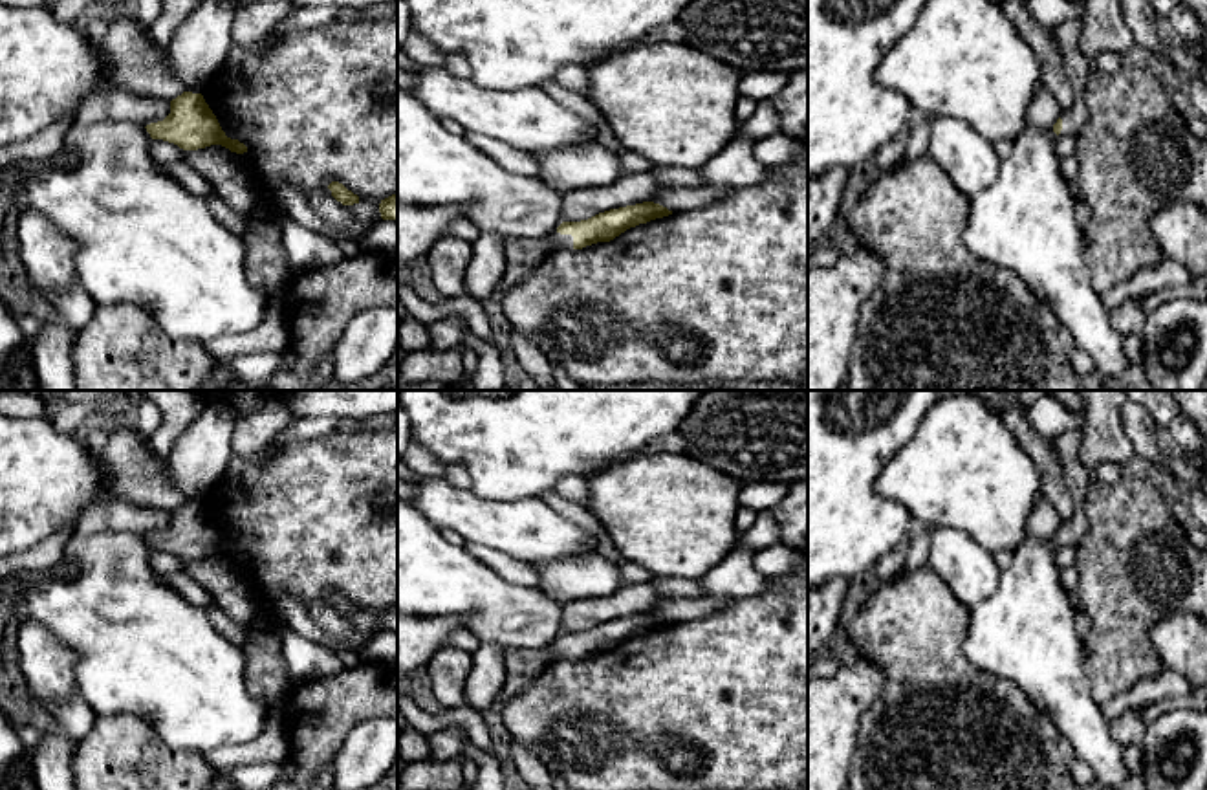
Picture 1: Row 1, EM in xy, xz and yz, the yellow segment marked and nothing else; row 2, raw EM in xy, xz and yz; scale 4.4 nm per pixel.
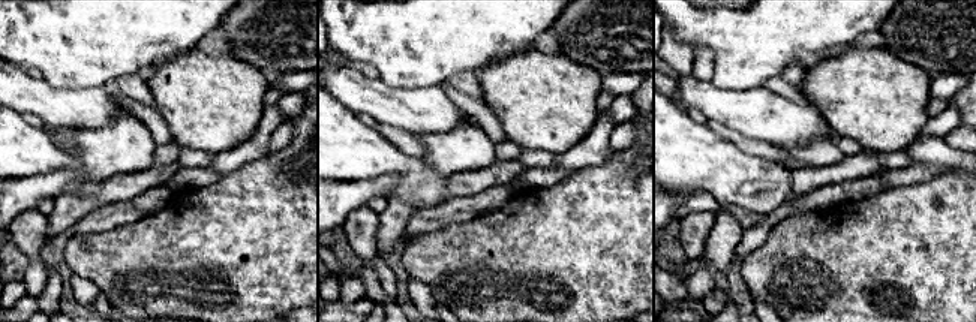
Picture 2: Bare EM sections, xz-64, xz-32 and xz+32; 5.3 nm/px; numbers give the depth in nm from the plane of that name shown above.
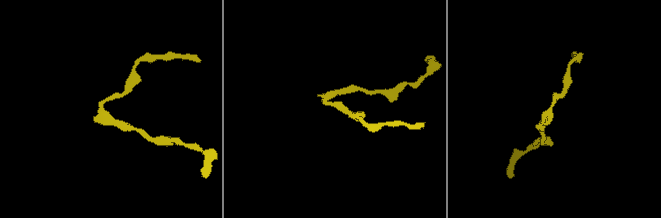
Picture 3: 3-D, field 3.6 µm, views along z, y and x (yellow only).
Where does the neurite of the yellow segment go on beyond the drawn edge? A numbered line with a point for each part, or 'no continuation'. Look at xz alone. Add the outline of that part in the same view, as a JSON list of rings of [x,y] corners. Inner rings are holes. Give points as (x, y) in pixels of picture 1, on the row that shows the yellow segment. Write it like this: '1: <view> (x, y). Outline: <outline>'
1: xz (532, 252). Outline: [[[557,229],[546,238],[504,238],[506,264],[538,266],[560,249],[573,249],[573,236]]]

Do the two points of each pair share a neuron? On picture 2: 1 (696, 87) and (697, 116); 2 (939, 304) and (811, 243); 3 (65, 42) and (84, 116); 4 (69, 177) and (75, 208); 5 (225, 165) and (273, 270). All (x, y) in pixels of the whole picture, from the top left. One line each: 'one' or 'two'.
1: two
2: one
3: two
4: two
5: two

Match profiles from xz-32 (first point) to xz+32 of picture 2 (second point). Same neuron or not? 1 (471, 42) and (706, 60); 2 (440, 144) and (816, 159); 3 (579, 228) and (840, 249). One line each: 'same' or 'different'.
1: different
2: same
3: same

